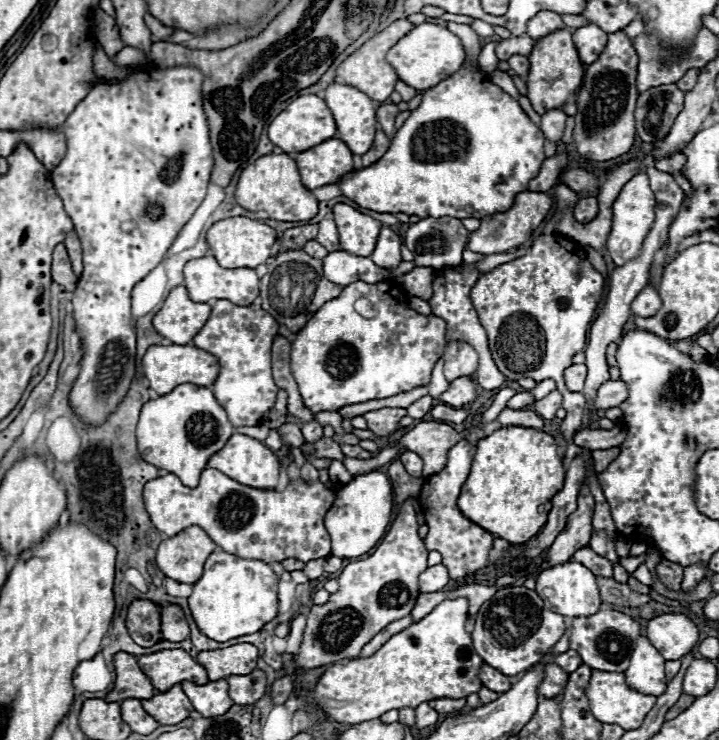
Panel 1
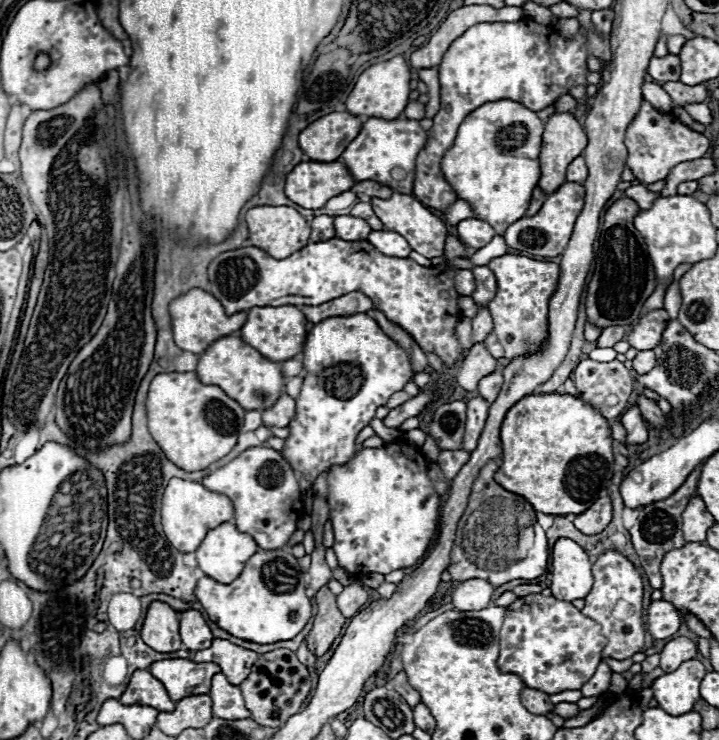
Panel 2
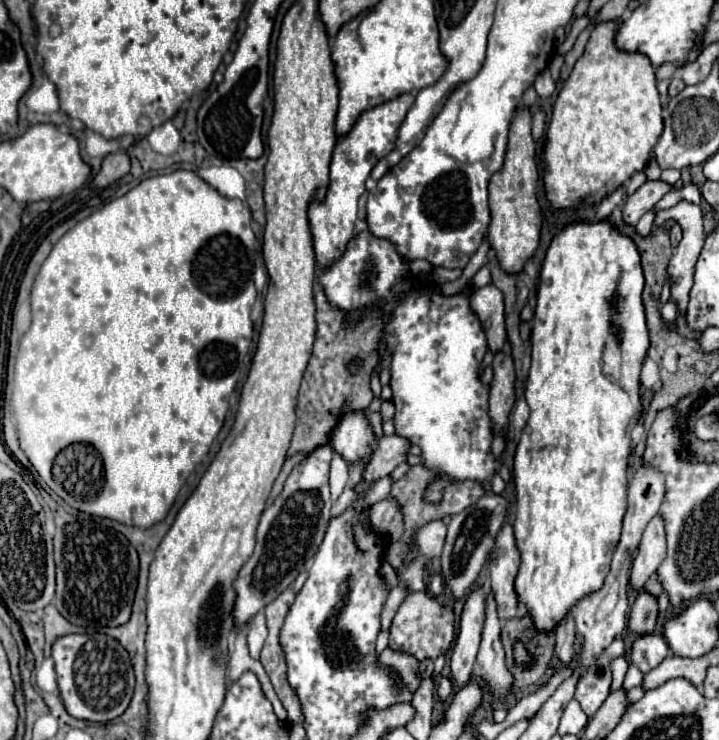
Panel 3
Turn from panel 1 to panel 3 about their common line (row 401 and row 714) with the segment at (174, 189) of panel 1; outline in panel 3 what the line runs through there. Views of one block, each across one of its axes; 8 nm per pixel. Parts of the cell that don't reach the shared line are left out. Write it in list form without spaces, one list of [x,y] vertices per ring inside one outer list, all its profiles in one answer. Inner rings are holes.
[[[68,634],[54,642],[52,658],[60,696],[70,716],[88,722],[110,722],[124,714],[134,696],[134,670],[118,640],[106,634]]]

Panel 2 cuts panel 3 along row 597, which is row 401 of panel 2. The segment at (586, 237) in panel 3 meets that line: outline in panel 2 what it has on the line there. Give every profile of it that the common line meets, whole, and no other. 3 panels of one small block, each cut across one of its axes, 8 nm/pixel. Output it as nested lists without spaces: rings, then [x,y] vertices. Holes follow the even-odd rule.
[[[530,394],[518,400],[502,422],[502,466],[496,482],[524,496],[544,514],[582,514],[612,478],[612,430],[594,406],[572,394]]]

